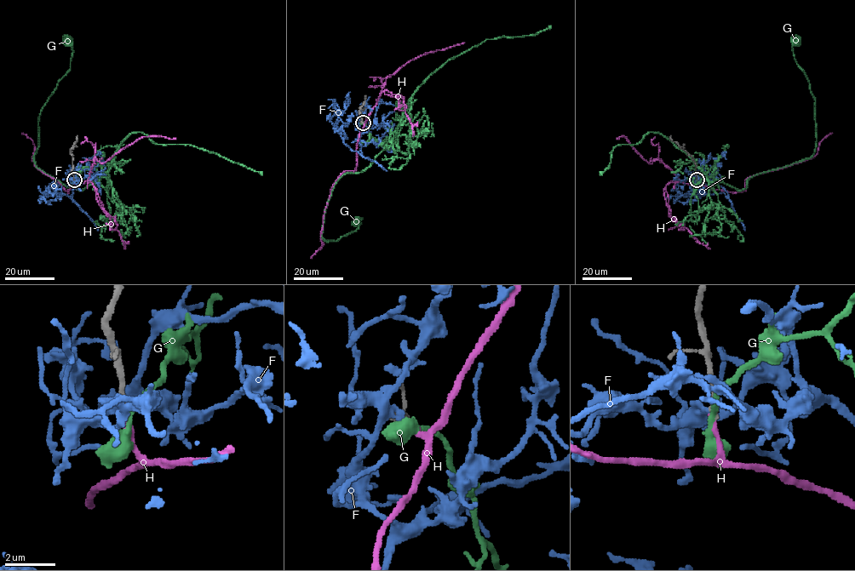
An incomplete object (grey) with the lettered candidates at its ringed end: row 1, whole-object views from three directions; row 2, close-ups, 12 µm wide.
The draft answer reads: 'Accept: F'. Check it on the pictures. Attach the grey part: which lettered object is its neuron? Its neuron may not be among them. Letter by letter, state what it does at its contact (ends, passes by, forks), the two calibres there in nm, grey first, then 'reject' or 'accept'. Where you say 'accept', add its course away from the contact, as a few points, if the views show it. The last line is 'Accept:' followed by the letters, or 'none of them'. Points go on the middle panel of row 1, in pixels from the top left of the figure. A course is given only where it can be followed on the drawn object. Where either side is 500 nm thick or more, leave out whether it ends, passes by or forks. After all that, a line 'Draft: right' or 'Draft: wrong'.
F: it ends; calibres 240 and 240 nm; reject
G: it passes by; calibres 220 and 240 nm; reject
H: it ends; calibres 220 and 240 nm; accept; course (363, 122), (355, 170), (343, 172), (333, 185), (320, 234), (323, 244), (311, 258)
Accept: H
Draft: wrong

